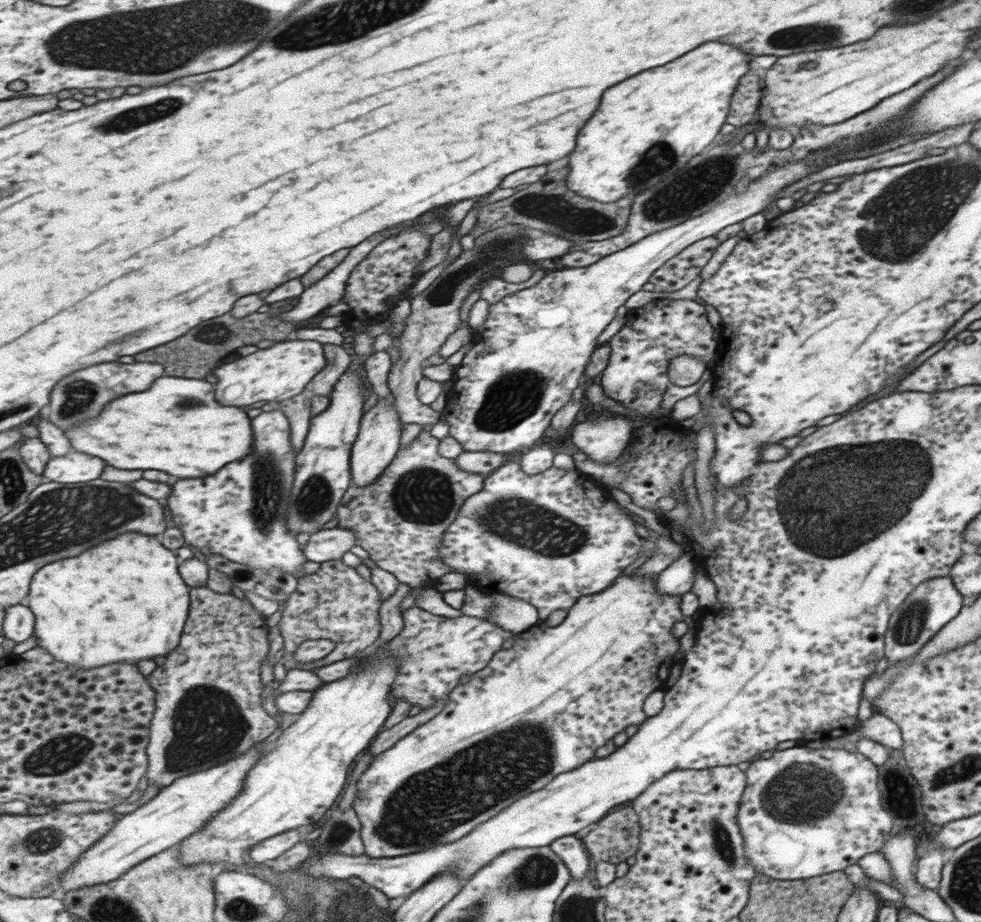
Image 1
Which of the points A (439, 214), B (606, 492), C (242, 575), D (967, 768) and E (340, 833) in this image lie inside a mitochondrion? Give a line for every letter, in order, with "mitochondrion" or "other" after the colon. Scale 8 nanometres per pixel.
A: other
B: other
C: other
D: mitochondrion
E: mitochondrion

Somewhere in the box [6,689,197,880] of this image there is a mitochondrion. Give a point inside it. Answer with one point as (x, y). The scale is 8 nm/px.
(64, 755)

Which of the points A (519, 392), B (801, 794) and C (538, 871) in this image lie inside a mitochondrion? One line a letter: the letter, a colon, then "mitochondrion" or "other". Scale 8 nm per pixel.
A: mitochondrion
B: mitochondrion
C: mitochondrion

